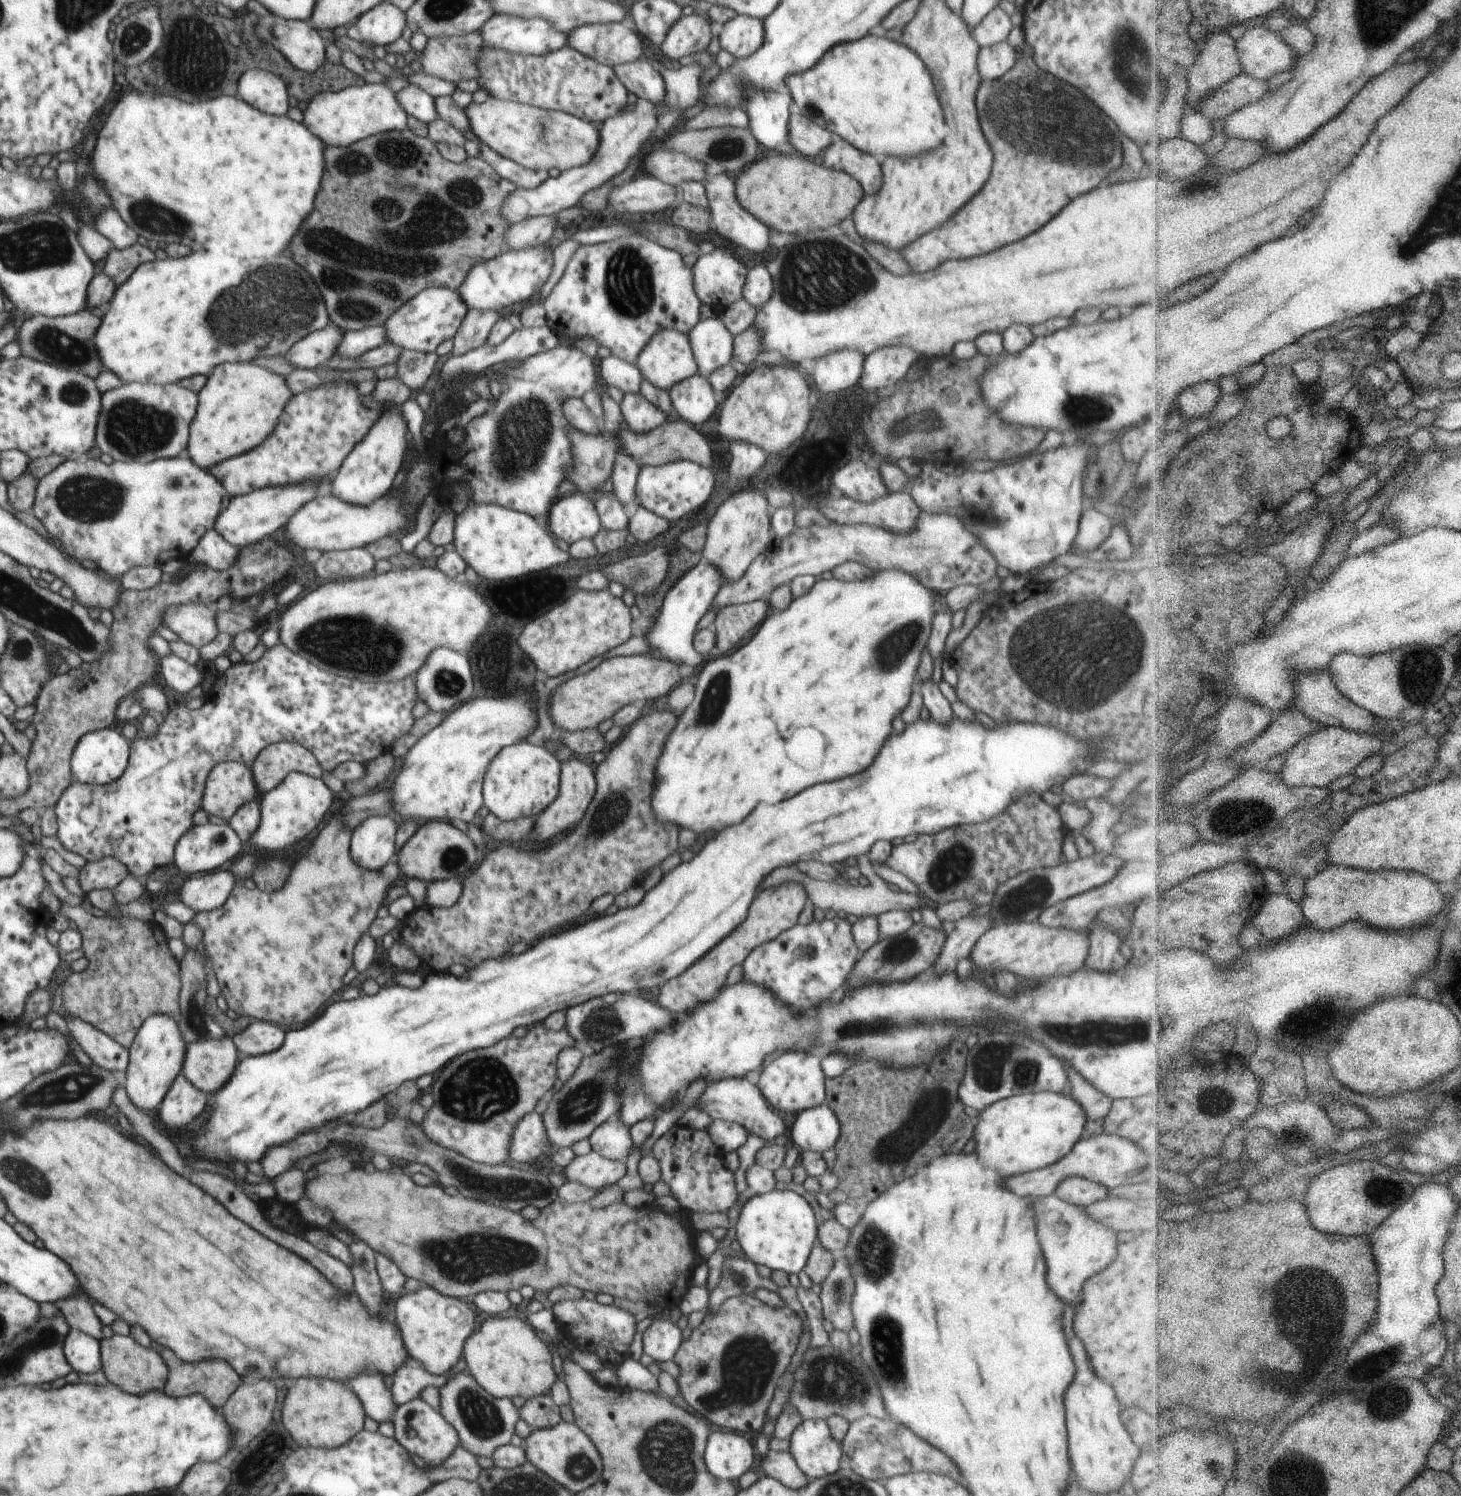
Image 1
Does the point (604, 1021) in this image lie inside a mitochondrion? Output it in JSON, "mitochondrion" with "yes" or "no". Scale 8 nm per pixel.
{"mitochondrion":"yes"}

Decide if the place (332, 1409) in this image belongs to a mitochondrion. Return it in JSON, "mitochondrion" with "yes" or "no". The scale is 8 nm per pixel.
{"mitochondrion":"no"}

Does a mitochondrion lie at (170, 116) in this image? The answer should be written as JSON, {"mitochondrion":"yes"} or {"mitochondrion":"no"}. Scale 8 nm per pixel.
{"mitochondrion":"no"}

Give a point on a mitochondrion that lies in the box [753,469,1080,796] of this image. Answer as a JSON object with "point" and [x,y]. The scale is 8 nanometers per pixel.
{"point":[890,652]}

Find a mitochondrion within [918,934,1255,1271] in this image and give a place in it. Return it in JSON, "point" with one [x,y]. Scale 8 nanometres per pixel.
{"point":[1006,1063]}

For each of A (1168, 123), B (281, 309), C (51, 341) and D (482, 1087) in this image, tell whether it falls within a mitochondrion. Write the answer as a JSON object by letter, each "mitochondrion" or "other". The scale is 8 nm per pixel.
{"A":"other","B":"mitochondrion","C":"mitochondrion","D":"mitochondrion"}

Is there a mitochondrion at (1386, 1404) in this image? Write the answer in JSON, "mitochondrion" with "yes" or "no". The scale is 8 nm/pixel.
{"mitochondrion":"yes"}

